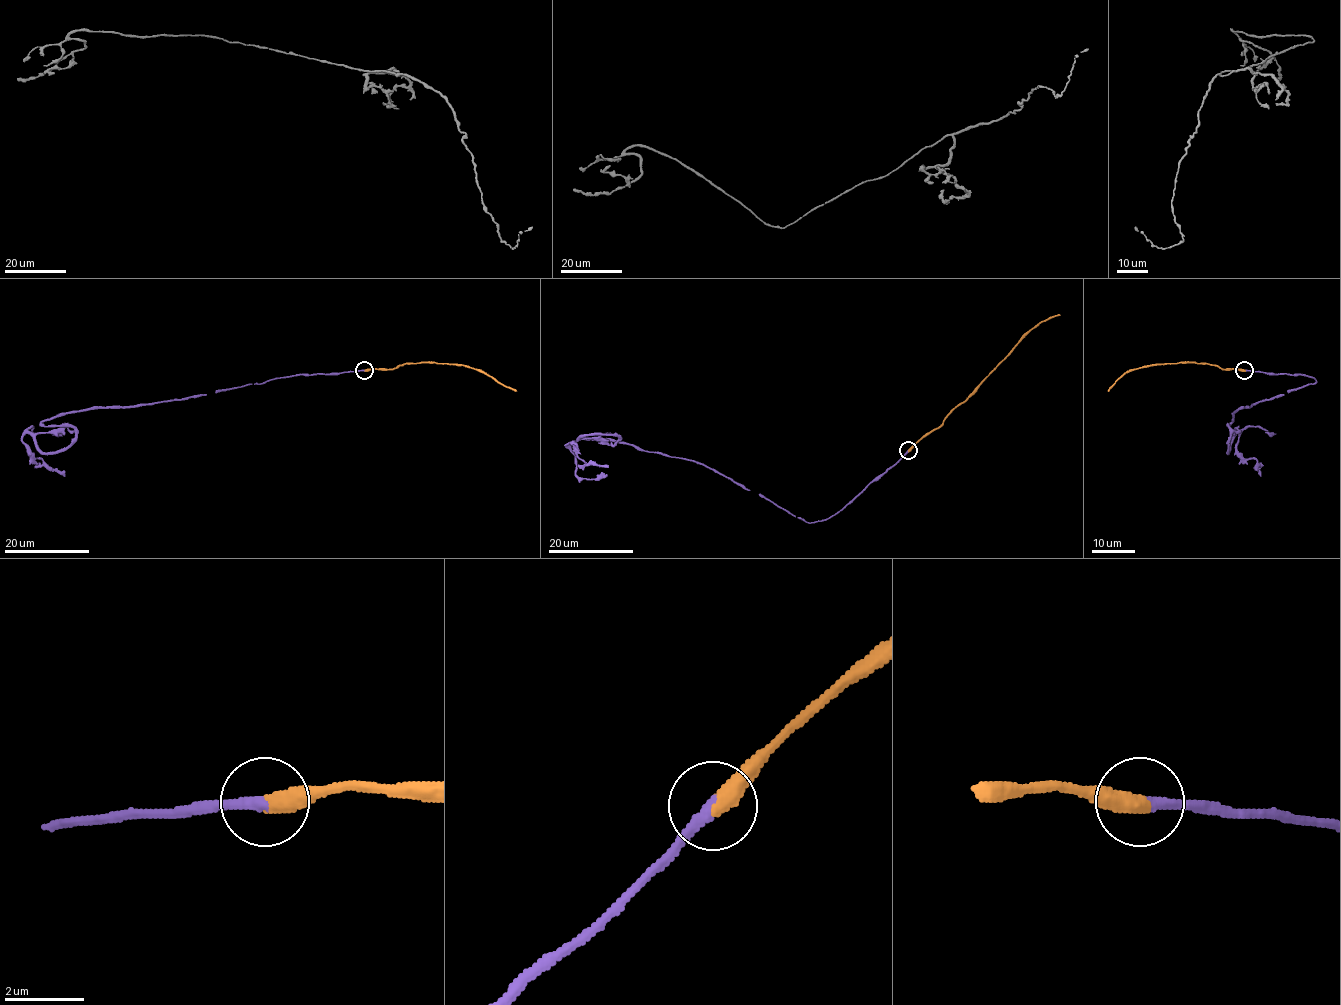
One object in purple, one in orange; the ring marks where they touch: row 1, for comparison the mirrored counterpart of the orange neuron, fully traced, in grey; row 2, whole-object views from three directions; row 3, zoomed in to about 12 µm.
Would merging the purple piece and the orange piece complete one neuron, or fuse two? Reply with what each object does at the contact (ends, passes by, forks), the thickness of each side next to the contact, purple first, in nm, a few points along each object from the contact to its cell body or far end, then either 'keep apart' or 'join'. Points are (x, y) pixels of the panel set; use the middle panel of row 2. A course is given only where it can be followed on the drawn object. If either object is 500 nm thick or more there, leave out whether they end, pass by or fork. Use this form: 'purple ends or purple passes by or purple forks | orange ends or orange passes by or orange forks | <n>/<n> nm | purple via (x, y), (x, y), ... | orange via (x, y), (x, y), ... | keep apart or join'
purple ends | orange ends | 320/460 nm | purple via (908, 450), (841, 510), (810, 523), (702, 464), (585, 437), (615, 434), (609, 445), (566, 445), (608, 467) | orange via (908, 450), (937, 428), (1030, 331), (1060, 315) | join

